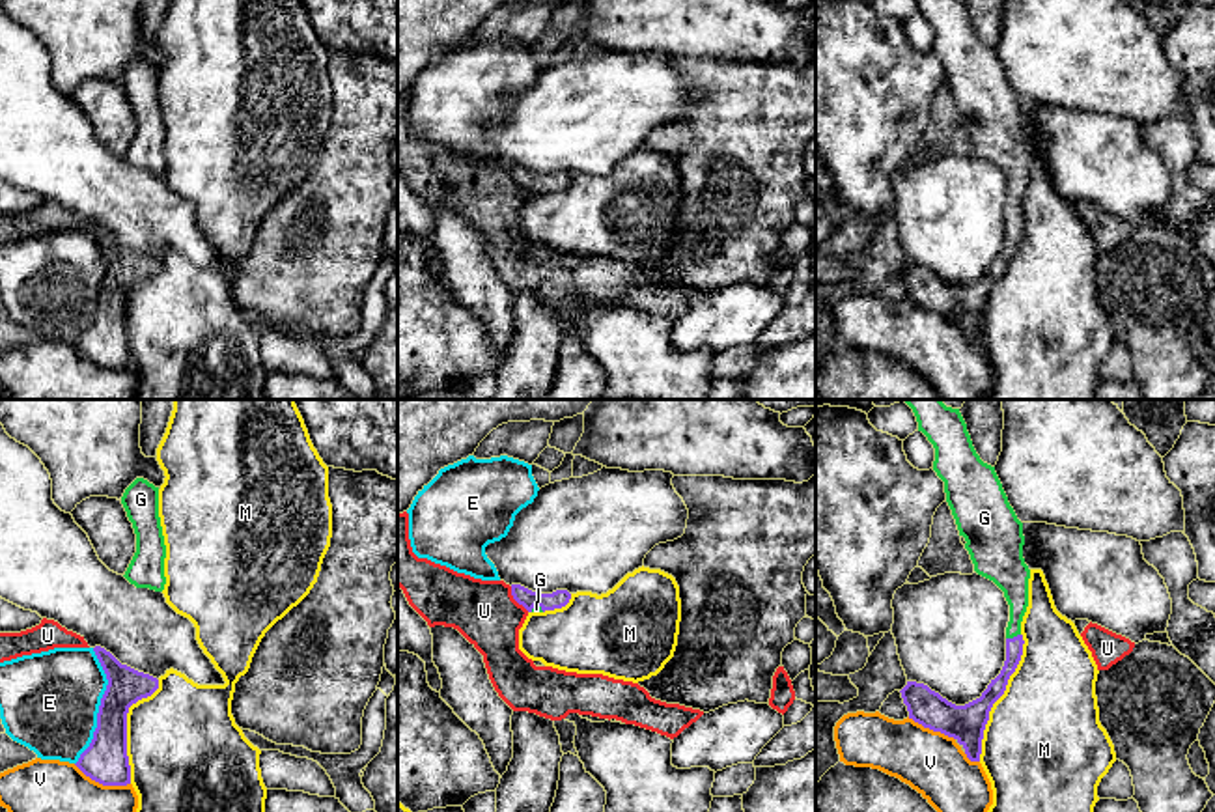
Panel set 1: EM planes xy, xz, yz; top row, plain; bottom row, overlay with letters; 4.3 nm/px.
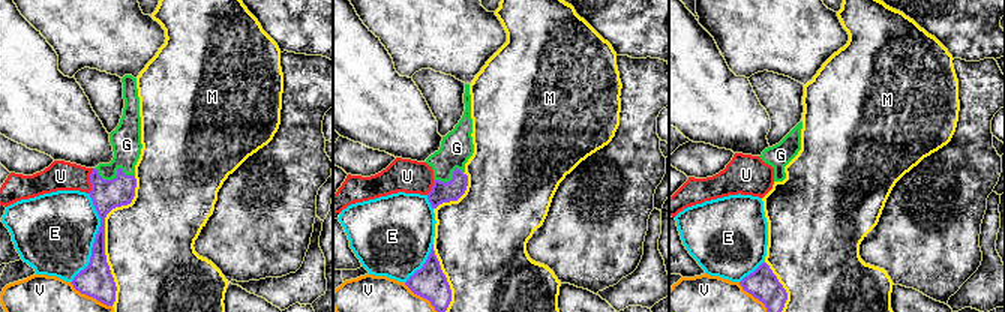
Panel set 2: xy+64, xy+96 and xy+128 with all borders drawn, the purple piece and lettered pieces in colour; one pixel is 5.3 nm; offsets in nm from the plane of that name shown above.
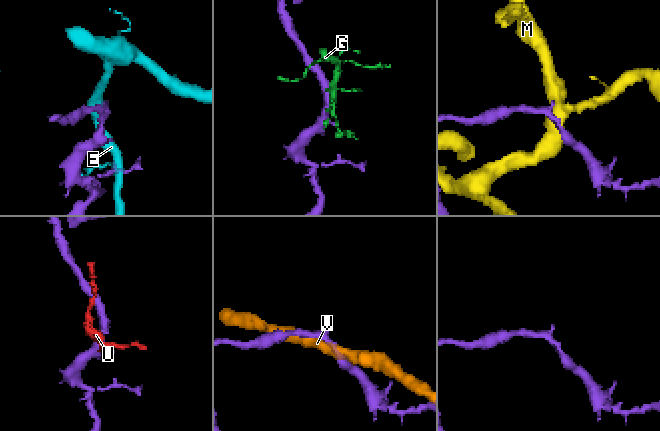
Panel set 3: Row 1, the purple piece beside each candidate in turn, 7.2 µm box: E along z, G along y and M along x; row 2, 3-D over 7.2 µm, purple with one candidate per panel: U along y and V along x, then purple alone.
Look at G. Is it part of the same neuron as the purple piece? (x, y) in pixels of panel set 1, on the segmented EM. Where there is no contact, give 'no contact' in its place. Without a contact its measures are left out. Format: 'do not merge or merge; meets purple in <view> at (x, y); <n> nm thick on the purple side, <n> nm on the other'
merge; meets purple in yz at (1014, 637); 80 nm thick on the purple side, 140 nm on the other

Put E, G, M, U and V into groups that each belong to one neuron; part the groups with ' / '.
E / G / M / U / V

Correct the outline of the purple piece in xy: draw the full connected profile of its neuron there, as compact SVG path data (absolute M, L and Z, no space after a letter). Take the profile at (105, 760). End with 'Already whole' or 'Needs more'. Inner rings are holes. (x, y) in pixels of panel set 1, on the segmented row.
M95 646L93 651L108 685L101 698L93 739L75 765L103 786L127 786L131 784L127 713L133 704L159 689L159 679L121 665L101 646Z. Already whole

